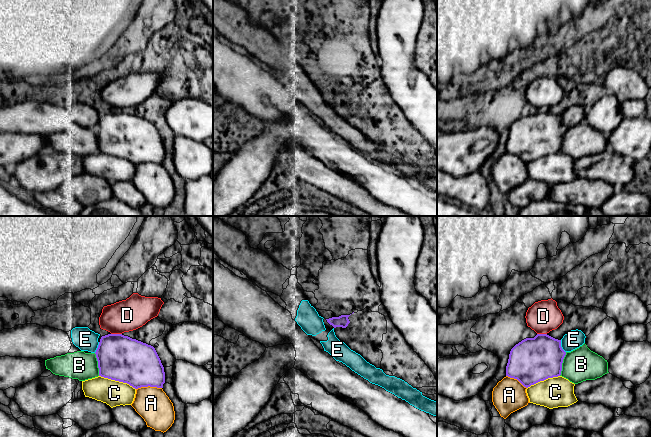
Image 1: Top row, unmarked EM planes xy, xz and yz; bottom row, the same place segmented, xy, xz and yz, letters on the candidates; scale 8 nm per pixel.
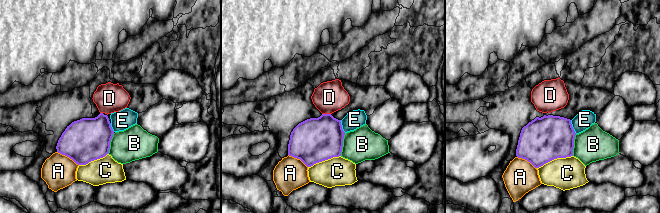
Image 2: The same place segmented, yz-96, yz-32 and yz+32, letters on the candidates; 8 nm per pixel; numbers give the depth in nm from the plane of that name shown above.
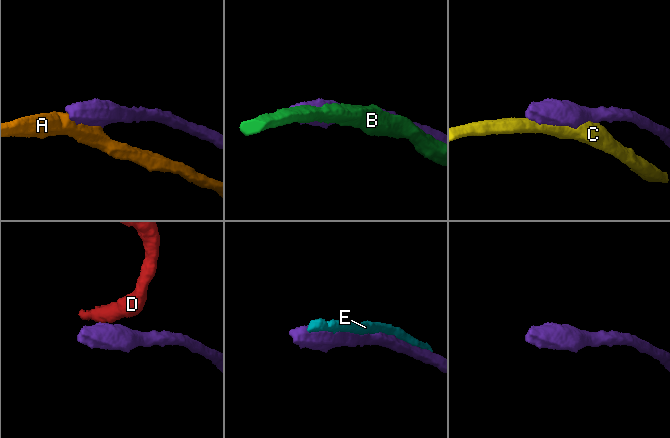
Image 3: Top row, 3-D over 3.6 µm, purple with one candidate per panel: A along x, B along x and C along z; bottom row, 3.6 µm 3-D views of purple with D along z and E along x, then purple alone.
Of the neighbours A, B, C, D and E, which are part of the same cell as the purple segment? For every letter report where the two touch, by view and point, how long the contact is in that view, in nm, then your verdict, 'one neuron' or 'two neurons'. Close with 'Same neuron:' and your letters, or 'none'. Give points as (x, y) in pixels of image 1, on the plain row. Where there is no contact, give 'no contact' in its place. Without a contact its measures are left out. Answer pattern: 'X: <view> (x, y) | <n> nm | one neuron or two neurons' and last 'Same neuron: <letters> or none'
A: xy (148, 161) | 200 nm | two neurons
B: yz (561, 140) | 200 nm | two neurons
C: xy (117, 156) | 320 nm | two neurons
D: xy (116, 110) | 90 nm | two neurons
E: yz (560, 122) | 110 nm | two neurons
Same neuron: none

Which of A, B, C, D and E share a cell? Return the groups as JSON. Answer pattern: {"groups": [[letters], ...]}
{"groups": [["A"], ["B"], ["C"], ["D"], ["E"]]}

